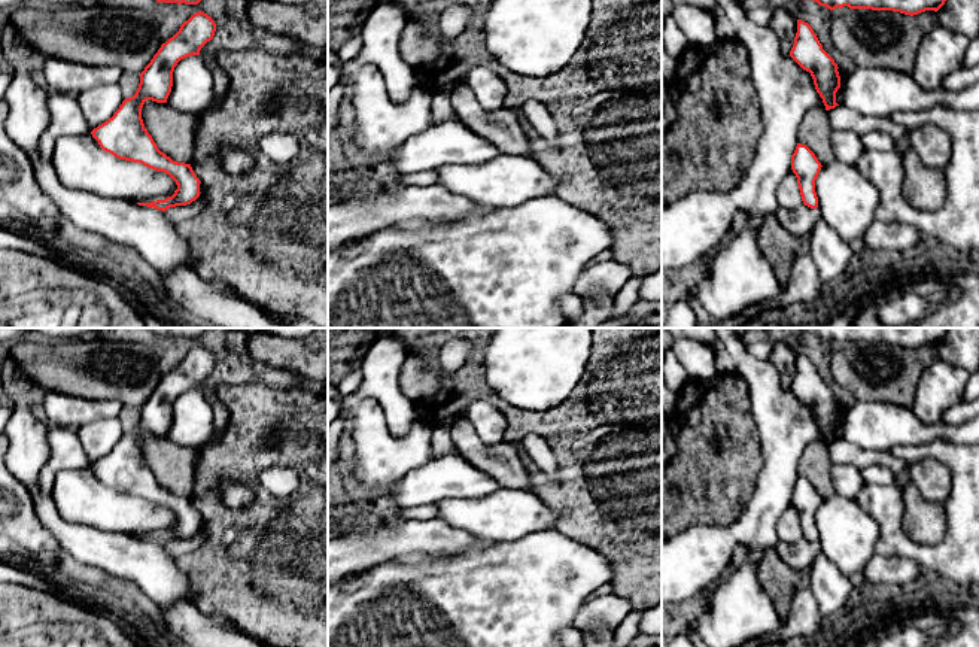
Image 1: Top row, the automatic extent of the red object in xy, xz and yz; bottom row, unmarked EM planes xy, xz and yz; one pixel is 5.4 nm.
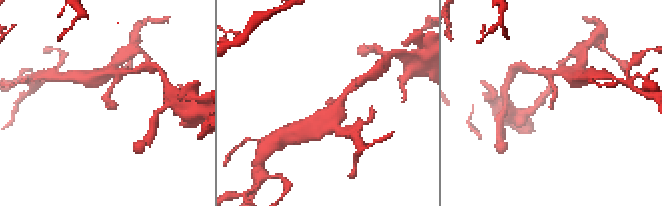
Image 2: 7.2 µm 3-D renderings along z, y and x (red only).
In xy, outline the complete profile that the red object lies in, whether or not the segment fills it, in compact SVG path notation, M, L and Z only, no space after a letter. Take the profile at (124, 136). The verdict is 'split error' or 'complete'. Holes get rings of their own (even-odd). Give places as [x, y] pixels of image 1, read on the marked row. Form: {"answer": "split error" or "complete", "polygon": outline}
{"answer": "complete", "polygon": "M204 12L194 13L179 31L161 45L151 63L140 73L136 94L125 98L112 118L91 131L100 148L125 161L140 162L152 170L167 173L177 185L171 197L139 206L165 212L170 207L186 206L200 197L200 179L191 164L173 161L161 152L145 128L142 107L146 100L167 103L173 86L173 72L177 63L191 55L200 55L201 48L215 36L216 24Z"}

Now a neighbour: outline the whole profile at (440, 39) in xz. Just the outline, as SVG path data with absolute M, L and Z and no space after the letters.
M450 4L438 12L434 24L408 21L399 39L402 60L414 70L432 69L444 46L462 34L474 19L475 15L468 6Z

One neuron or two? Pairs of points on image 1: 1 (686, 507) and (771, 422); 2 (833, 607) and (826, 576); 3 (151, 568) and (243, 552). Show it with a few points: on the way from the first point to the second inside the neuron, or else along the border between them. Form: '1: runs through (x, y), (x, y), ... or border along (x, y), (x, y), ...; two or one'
1: border along (759, 442), (760, 470), (757, 477); two
2: runs through (833, 600), (833, 591), (827, 583); one
3: border along (176, 561), (189, 580), (192, 595); two

